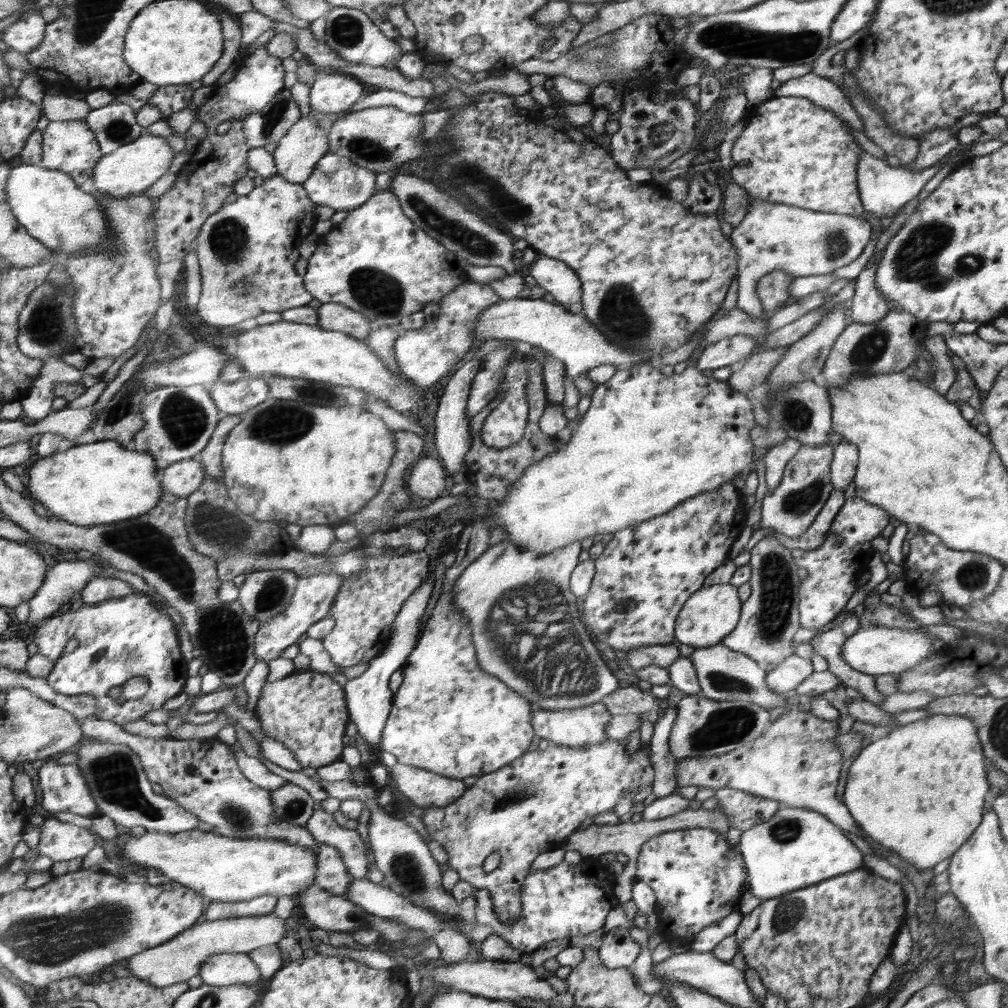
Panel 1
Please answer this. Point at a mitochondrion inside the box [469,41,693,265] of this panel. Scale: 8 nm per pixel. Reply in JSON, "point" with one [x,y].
{"point":[656,129]}

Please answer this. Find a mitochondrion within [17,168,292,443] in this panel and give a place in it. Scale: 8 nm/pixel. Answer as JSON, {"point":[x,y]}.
{"point":[46,326]}

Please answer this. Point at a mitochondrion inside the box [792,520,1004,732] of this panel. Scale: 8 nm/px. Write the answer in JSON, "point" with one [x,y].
{"point":[973,575]}

